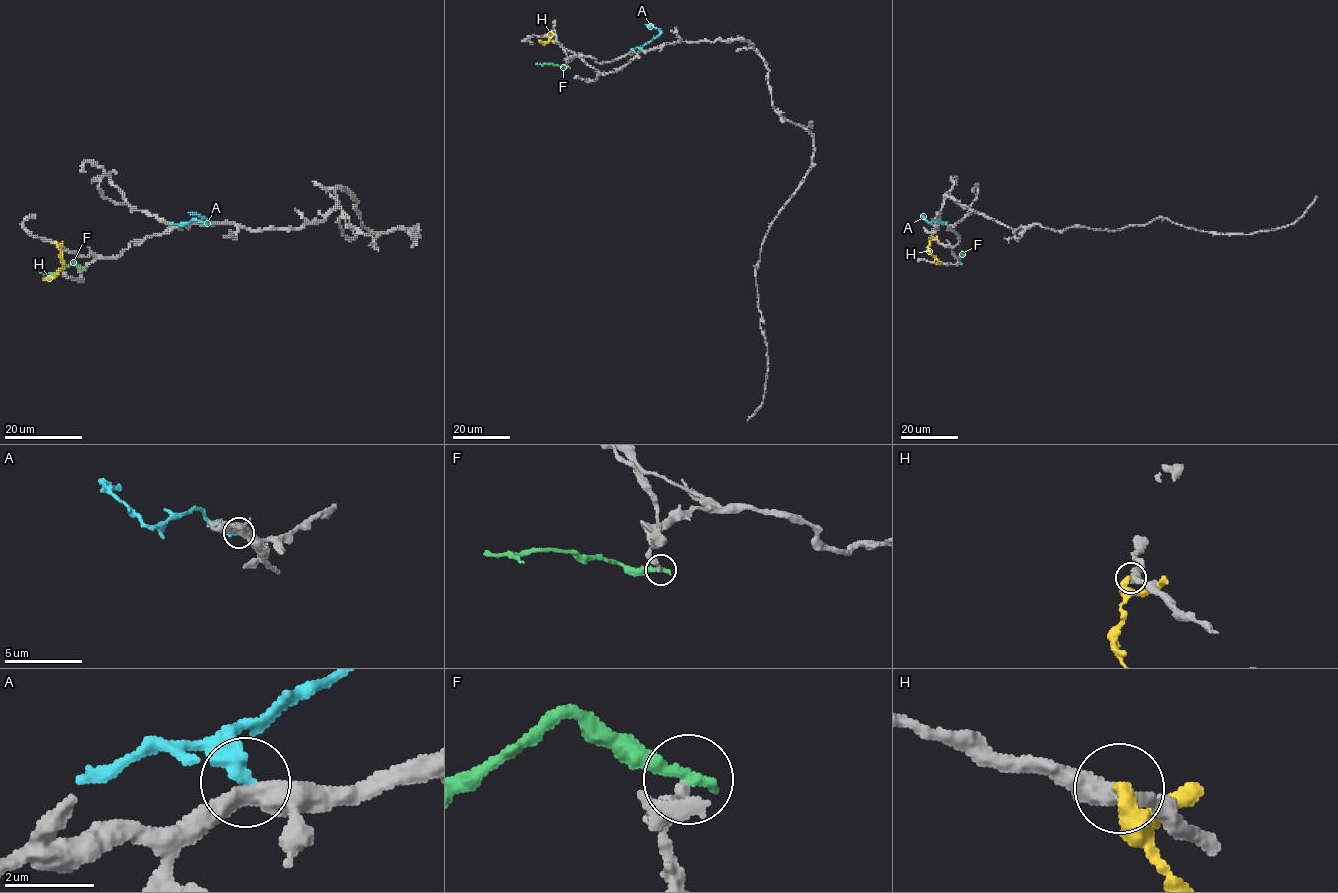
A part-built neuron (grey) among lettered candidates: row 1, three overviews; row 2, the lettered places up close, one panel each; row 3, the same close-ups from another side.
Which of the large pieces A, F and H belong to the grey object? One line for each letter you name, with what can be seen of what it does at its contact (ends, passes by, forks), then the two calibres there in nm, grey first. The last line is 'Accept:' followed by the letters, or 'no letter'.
Accept: no letter

